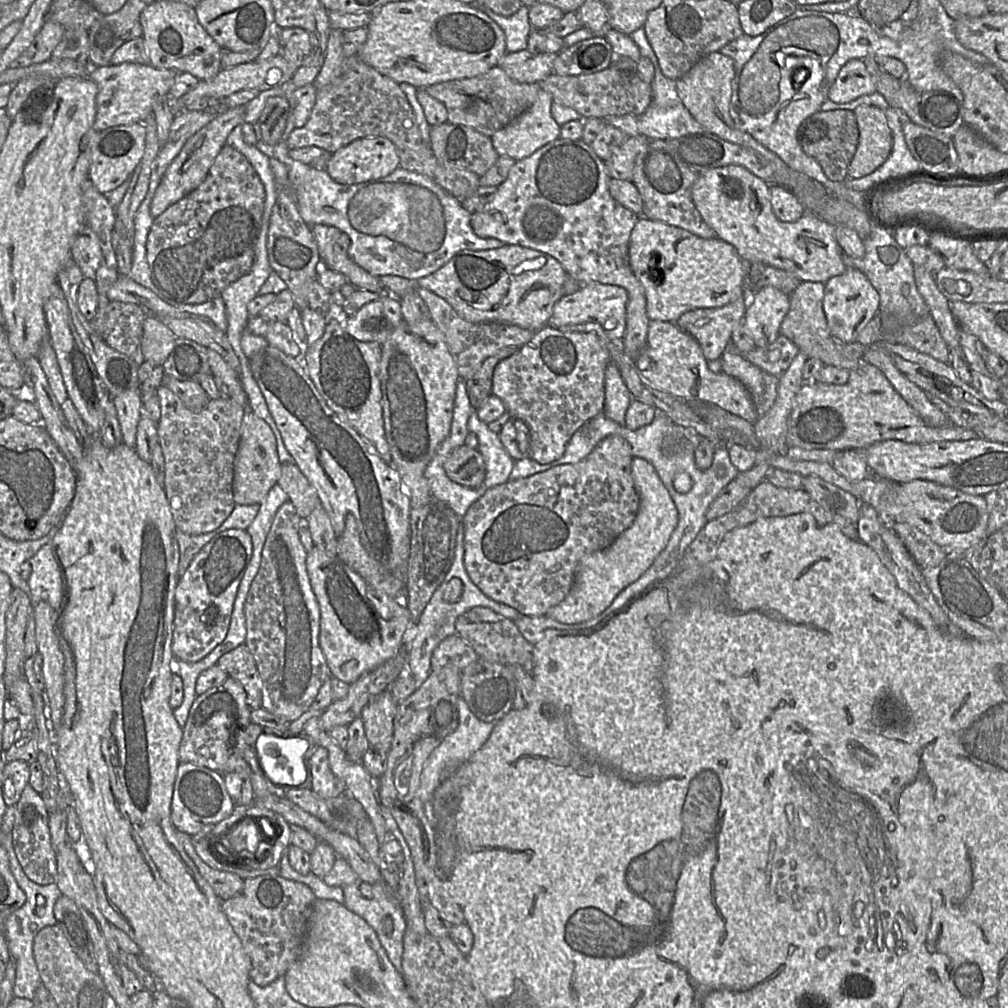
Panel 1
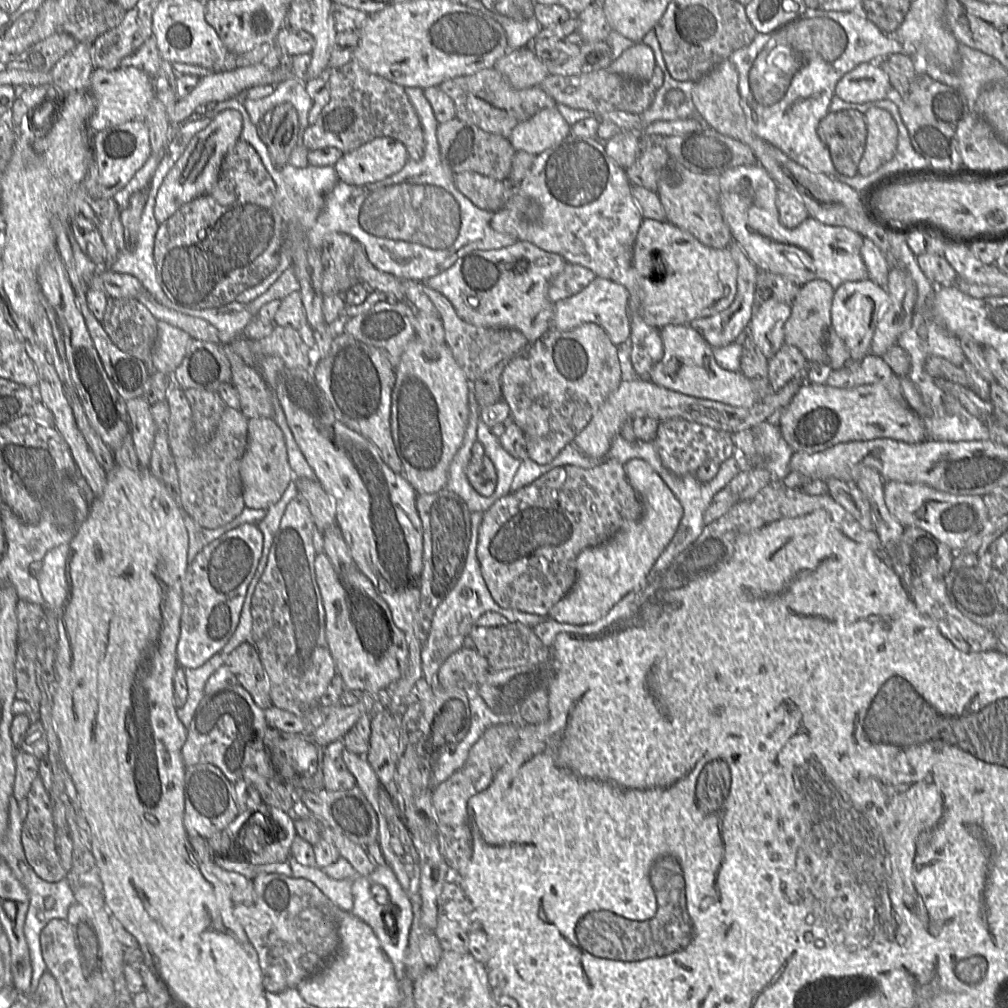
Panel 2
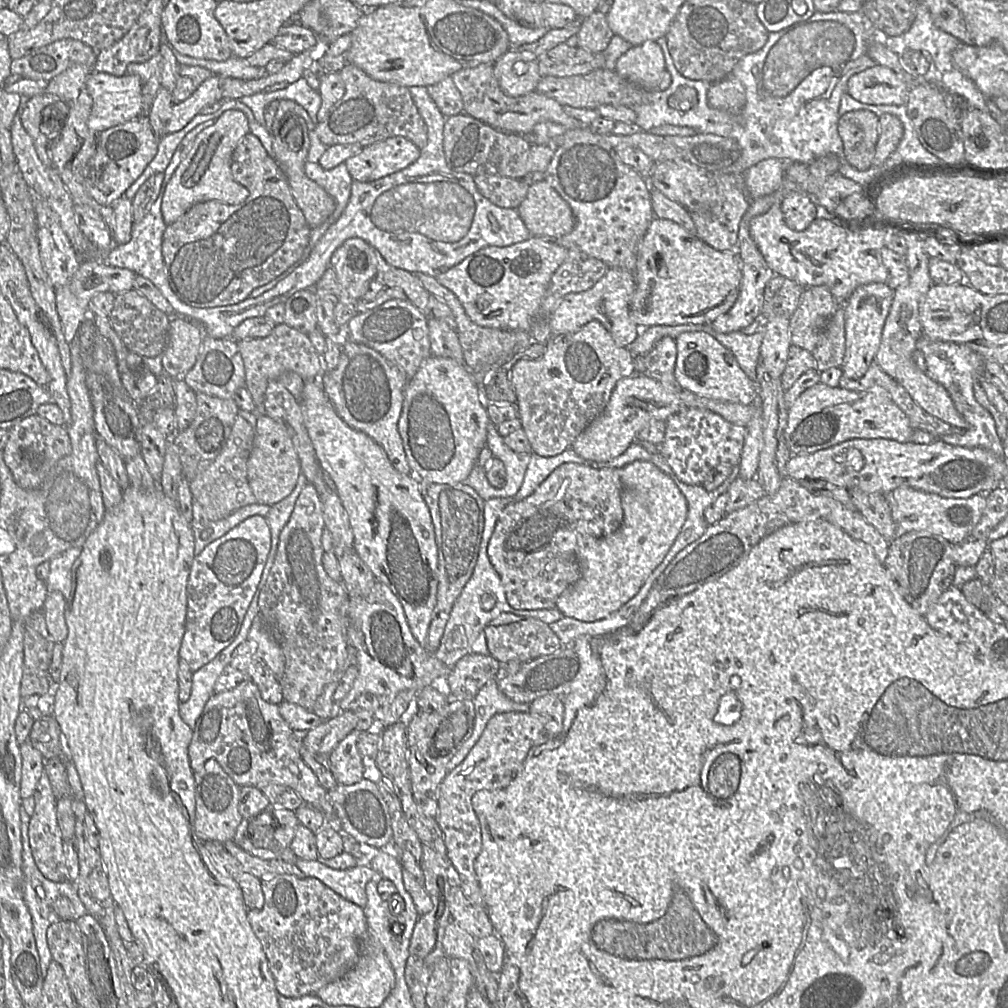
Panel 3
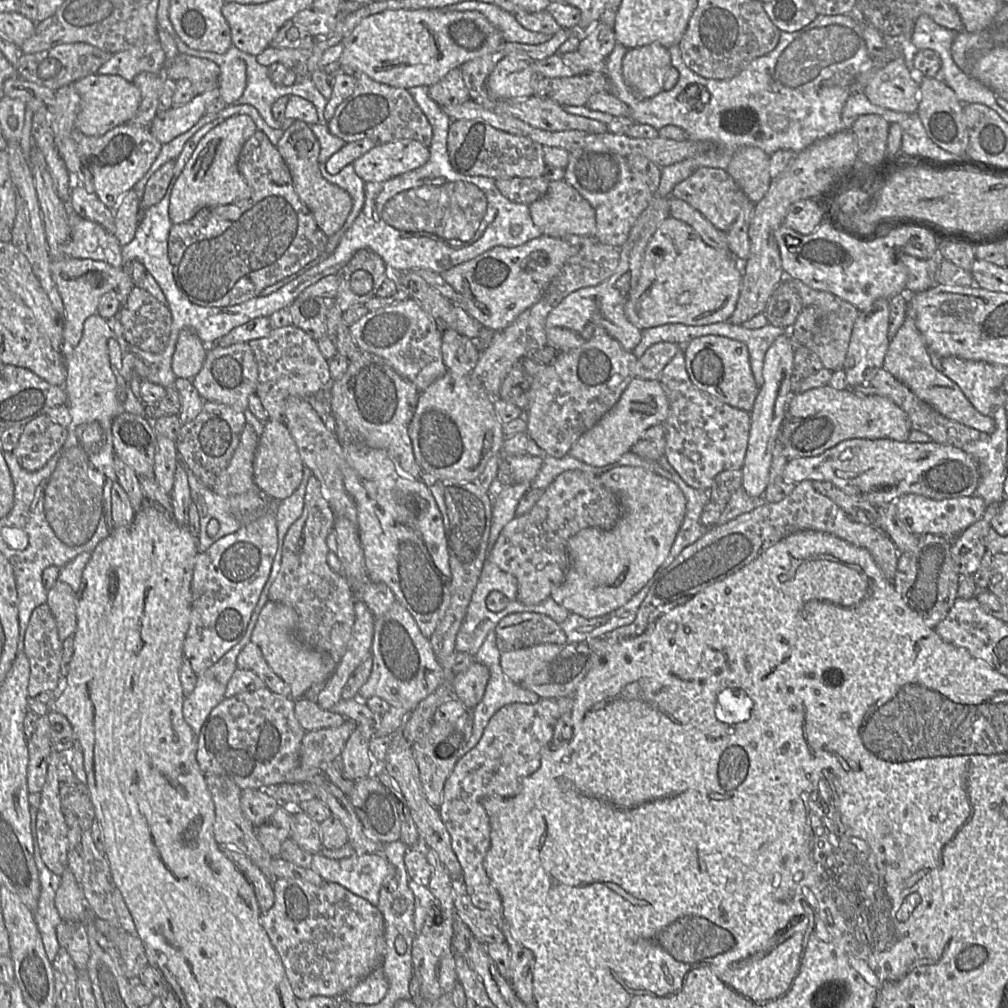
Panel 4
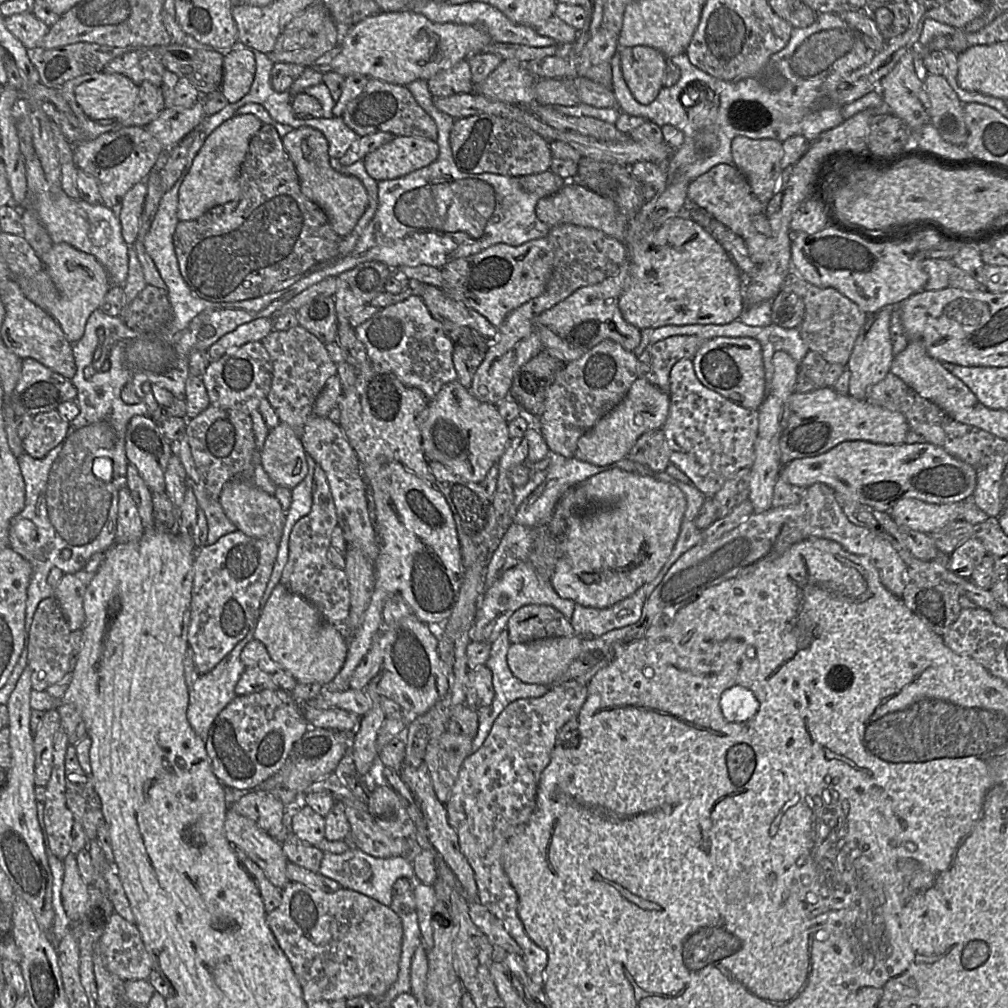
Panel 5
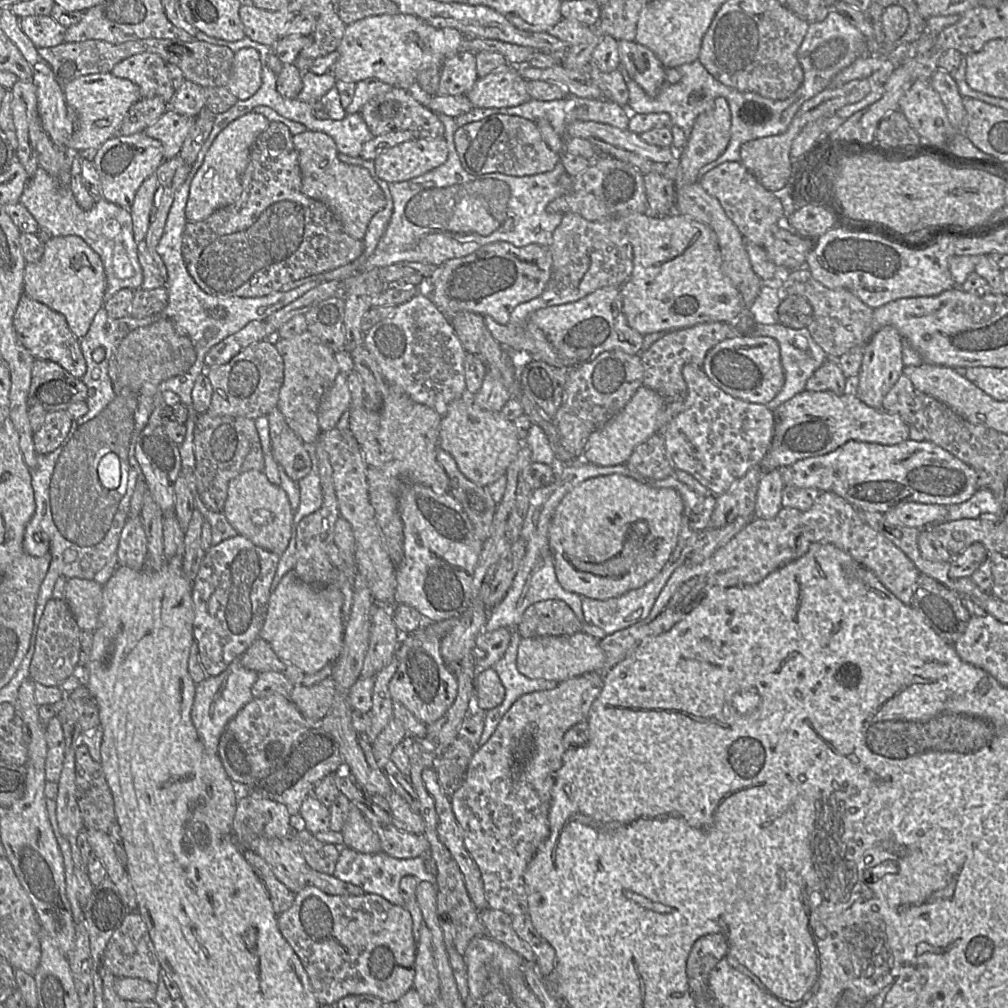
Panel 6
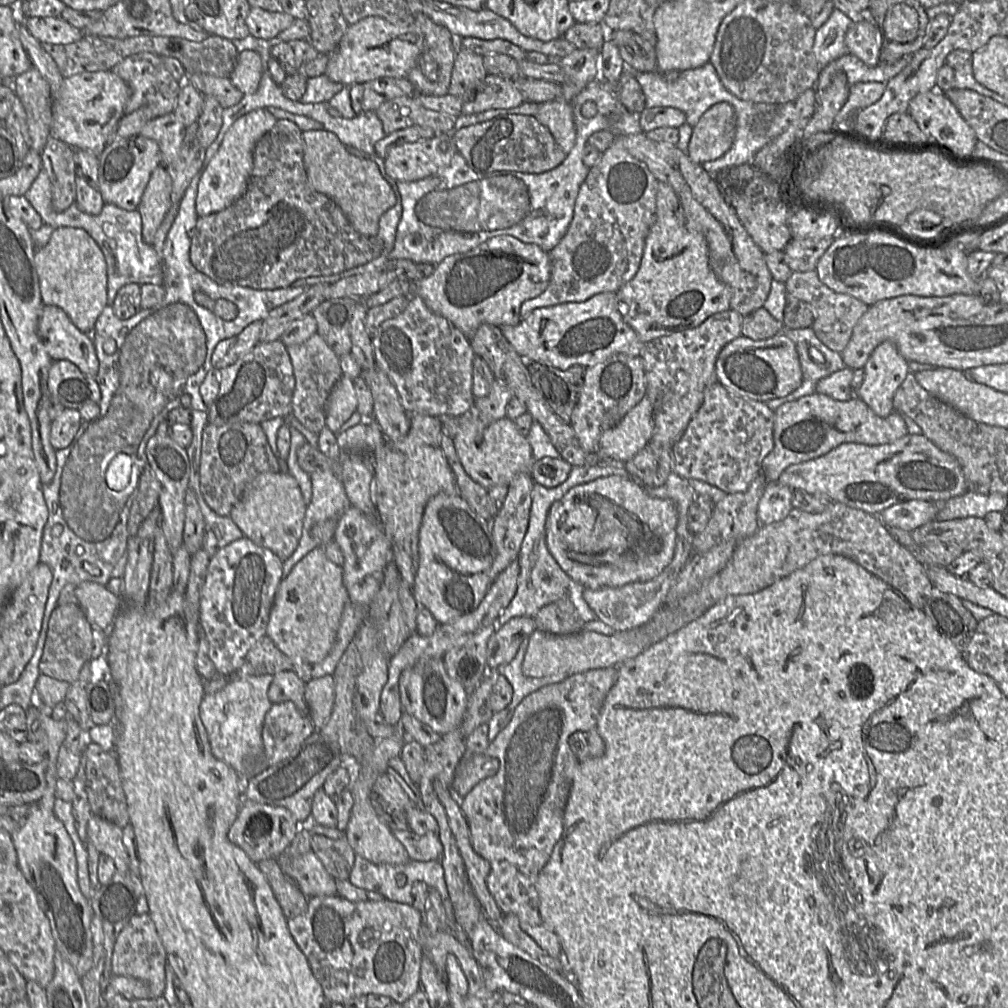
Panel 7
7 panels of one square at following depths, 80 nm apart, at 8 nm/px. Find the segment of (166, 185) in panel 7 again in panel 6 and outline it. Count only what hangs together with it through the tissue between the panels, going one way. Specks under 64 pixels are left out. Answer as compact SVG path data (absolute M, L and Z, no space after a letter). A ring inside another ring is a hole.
M153 174L139 187L134 202L129 209L132 217L133 236L137 244L145 239L153 219L156 190L157 177Z

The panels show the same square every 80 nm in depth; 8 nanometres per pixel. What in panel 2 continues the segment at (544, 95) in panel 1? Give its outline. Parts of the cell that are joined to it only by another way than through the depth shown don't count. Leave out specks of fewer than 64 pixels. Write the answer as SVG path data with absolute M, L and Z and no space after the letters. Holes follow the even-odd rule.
M551 107L542 109L530 119L518 124L508 139L516 151L536 156L570 135L571 125L556 107Z

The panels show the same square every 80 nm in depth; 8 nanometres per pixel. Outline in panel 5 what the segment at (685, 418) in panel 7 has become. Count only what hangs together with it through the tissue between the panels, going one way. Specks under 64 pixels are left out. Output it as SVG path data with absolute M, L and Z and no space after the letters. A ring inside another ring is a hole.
M674 335L649 345L638 357L638 376L668 394L672 367L682 359L692 359L704 339L694 335Z

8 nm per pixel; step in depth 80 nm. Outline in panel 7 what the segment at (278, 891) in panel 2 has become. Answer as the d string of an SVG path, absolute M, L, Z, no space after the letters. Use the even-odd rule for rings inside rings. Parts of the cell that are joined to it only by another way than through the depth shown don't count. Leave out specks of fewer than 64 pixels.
M312 896L308 897L305 911L288 918L287 925L296 944L306 956L329 1004L344 1004L351 998L368 994L388 996L394 1002L402 1004L421 988L421 915L412 905L388 899L362 902L339 896Z

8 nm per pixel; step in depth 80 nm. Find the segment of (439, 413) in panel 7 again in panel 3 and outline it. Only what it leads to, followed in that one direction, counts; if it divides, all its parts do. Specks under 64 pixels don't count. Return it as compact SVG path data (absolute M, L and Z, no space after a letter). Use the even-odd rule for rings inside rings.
M389 300L363 313L358 313L344 328L349 340L368 346L397 366L407 379L412 378L422 363L432 356L428 316L408 300Z

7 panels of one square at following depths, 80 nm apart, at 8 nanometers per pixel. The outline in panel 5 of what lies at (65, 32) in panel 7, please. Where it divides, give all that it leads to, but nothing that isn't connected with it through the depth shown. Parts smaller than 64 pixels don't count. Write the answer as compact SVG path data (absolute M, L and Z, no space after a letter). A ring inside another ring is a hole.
M32 13L5 17L5 26L27 49L39 47L49 30L49 26Z

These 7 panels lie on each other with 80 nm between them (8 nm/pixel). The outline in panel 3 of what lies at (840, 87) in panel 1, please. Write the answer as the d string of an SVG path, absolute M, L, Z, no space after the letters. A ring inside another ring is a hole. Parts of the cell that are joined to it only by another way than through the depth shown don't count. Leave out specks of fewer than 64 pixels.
M876 63L852 75L846 93L863 104L905 105L910 88L894 71Z

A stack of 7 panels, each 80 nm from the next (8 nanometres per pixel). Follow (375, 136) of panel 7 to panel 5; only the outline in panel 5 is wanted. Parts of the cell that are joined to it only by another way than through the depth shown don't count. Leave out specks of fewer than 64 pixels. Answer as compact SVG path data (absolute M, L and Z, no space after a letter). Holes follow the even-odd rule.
M341 117L309 119L310 127L319 130L327 139L330 158L339 159L359 136L350 129Z

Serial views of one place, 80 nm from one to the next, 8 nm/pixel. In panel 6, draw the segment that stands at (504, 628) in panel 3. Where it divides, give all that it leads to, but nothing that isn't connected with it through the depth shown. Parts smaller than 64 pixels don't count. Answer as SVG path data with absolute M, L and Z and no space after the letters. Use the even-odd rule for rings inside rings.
M544 600L529 606L516 630L522 639L536 636L570 636L581 632L583 623L562 600Z

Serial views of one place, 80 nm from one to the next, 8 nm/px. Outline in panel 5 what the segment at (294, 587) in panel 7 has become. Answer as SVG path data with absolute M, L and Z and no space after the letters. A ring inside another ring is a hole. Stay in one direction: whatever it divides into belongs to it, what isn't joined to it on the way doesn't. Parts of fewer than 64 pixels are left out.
M278 583L263 605L253 638L266 647L271 659L296 679L297 683L325 684L341 669L347 652L344 633L322 620L318 610L301 596Z

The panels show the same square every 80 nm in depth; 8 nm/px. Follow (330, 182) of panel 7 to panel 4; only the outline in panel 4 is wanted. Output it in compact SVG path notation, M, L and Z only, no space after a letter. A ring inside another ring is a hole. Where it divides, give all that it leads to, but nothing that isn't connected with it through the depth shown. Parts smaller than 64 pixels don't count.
M295 120L284 130L276 147L289 168L297 195L312 212L318 227L328 237L337 233L351 212L352 199L345 190L323 178L318 161L320 143L309 125L302 120Z

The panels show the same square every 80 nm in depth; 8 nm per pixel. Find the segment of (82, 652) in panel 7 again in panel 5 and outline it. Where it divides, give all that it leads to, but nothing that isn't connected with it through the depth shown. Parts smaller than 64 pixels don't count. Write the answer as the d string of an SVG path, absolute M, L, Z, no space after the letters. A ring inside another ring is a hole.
M53 596L42 600L34 613L27 637L32 690L46 690L73 669L75 656L70 641L71 632L57 600Z

